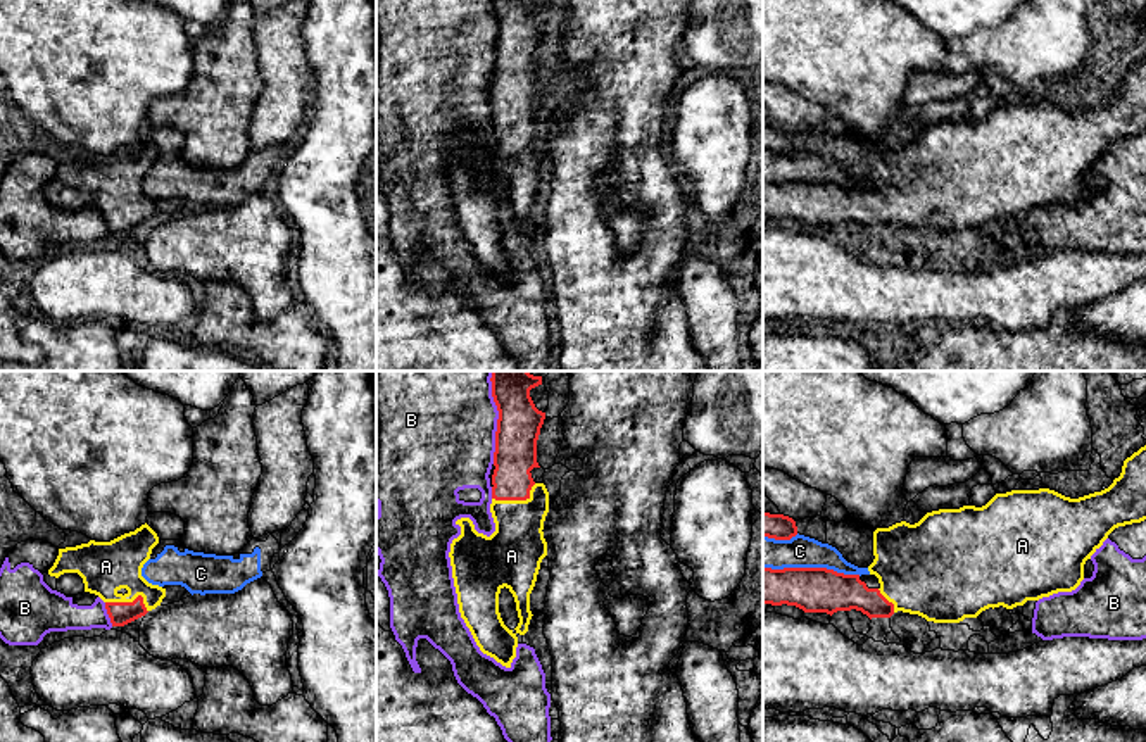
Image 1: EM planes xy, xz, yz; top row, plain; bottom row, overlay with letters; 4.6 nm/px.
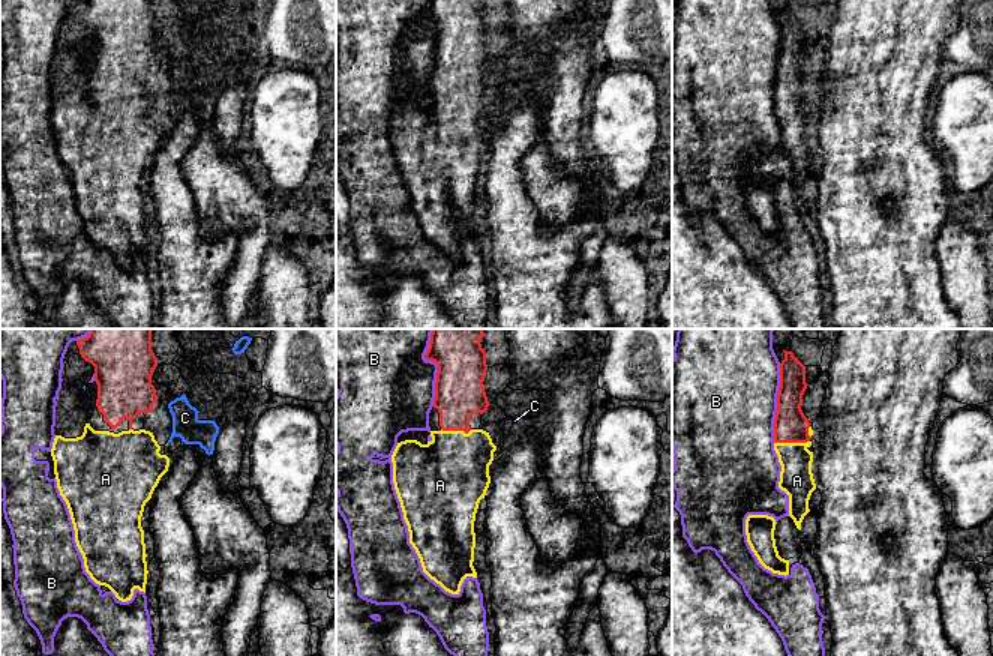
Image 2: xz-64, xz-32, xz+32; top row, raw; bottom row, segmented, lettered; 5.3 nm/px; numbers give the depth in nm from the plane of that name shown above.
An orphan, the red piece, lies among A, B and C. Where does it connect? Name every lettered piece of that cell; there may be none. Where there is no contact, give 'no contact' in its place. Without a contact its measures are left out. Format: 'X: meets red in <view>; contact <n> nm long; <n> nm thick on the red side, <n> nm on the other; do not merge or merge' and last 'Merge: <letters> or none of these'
A: meets red in xz; contact 220 nm long; 200 nm thick on the red side, 280 nm on the other; merge
B: meets red in xz; contact 360 nm long; 200 nm thick on the red side, 460 nm on the other; do not merge
C: meets red in yz; contact 460 nm long; 200 nm thick on the red side, 150 nm on the other; do not merge
Merge: A

